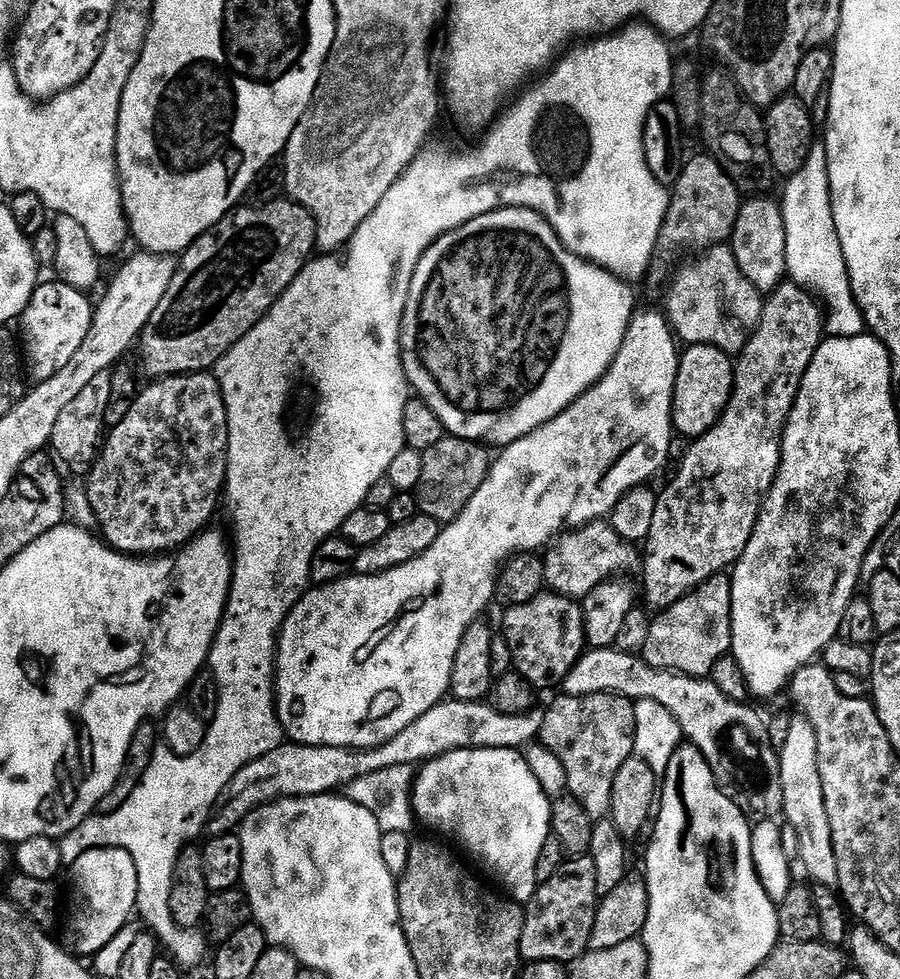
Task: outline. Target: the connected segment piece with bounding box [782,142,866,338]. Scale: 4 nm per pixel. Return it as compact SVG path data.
M813 143L805 164L793 176L787 177L784 188L784 225L786 226L786 276L791 283L812 293L826 313L823 331L834 338L854 338L866 332L864 315L852 293L848 268L834 226L834 210L828 177L828 146Z

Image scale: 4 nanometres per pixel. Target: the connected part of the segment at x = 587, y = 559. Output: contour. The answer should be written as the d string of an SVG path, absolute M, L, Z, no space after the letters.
M595 521L592 522L590 524L588 524L587 526L583 526L580 529L577 529L575 532L568 532L565 533L548 551L547 551L547 555L545 555L544 558L544 579L545 579L545 585L551 590L551 591L555 591L557 593L560 593L569 598L583 598L585 596L587 596L588 593L590 593L591 590L593 590L594 587L596 587L597 585L599 585L600 583L602 583L603 581L605 581L606 579L611 579L615 574L622 574L622 573L618 573L618 572L636 572L639 573L641 571L642 568L642 558L641 555L639 553L633 554L632 551L630 550L631 547L623 540L623 538L621 536L619 536L619 534L617 534L617 532L613 529L613 527L609 524L606 523L605 521Z

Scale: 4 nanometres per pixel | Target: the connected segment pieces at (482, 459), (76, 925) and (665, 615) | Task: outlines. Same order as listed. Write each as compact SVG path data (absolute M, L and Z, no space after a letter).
M445 434L440 442L423 452L421 480L417 482L414 496L420 503L419 511L434 518L445 526L453 523L466 509L478 488L486 480L490 465L489 449L475 440L463 440L458 436Z
M92 848L70 866L72 909L68 925L62 928L62 947L77 958L95 957L124 927L136 912L138 866L126 850Z
M719 574L659 613L644 636L642 658L659 671L711 677L714 664L732 651L732 577Z

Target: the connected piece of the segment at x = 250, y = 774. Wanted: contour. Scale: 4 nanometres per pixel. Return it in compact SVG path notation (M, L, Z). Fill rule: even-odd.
M448 698L426 710L422 718L410 722L410 726L402 730L402 734L390 738L390 742L377 748L331 748L283 742L256 761L250 761L237 773L227 791L227 795L236 800L236 804L232 804L232 812L224 812L224 816L219 816L220 820L214 816L211 818L216 822L216 828L226 828L231 833L228 824L232 824L232 816L240 812L243 821L247 821L251 814L248 808L256 811L260 807L256 802L260 800L260 792L264 792L265 804L284 799L280 792L294 792L297 796L327 796L337 790L347 789L358 778L366 778L368 774L374 774L378 770L407 764L416 766L459 748L520 750L525 747L523 744L539 737L544 714L545 709L539 706L518 714L502 714L488 702Z

